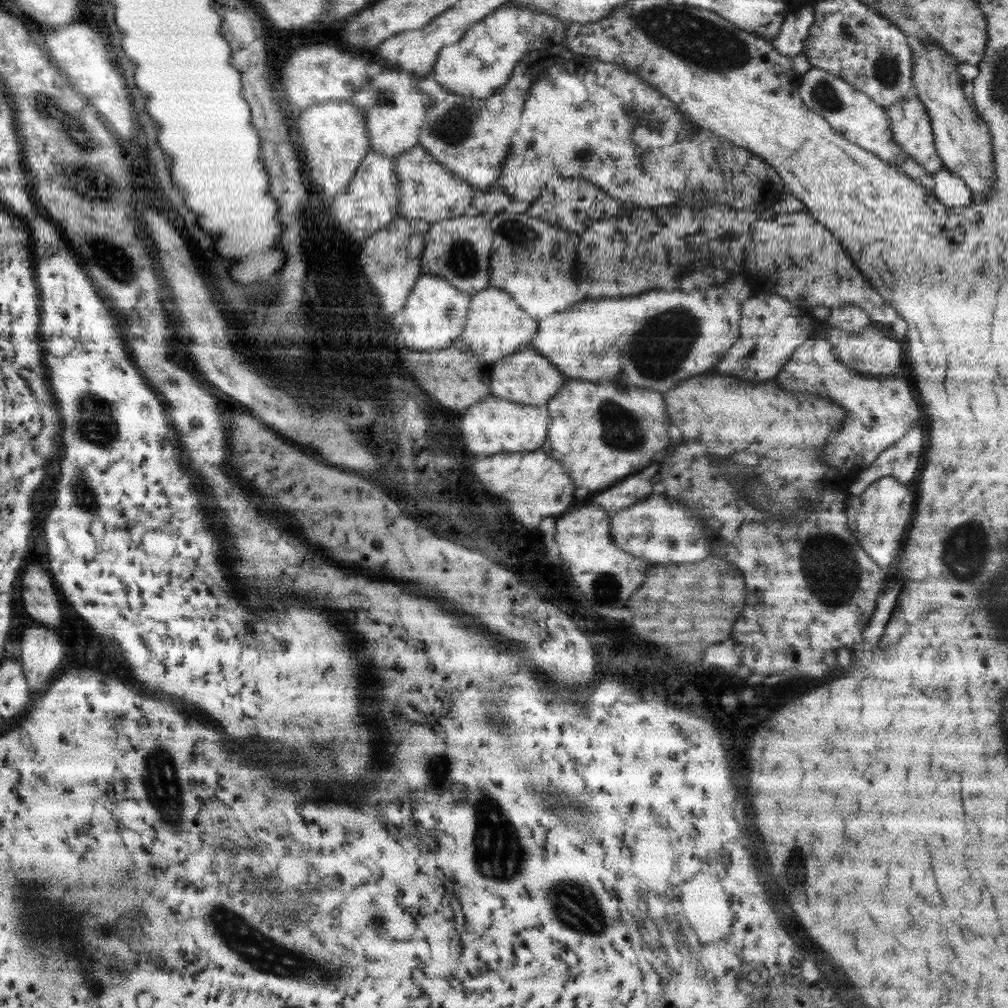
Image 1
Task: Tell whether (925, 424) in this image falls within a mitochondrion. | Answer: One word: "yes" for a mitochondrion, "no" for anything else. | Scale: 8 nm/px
no

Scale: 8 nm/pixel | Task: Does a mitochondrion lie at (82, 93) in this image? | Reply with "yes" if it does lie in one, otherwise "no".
no

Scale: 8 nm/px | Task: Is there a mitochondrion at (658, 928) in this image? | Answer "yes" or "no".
yes

